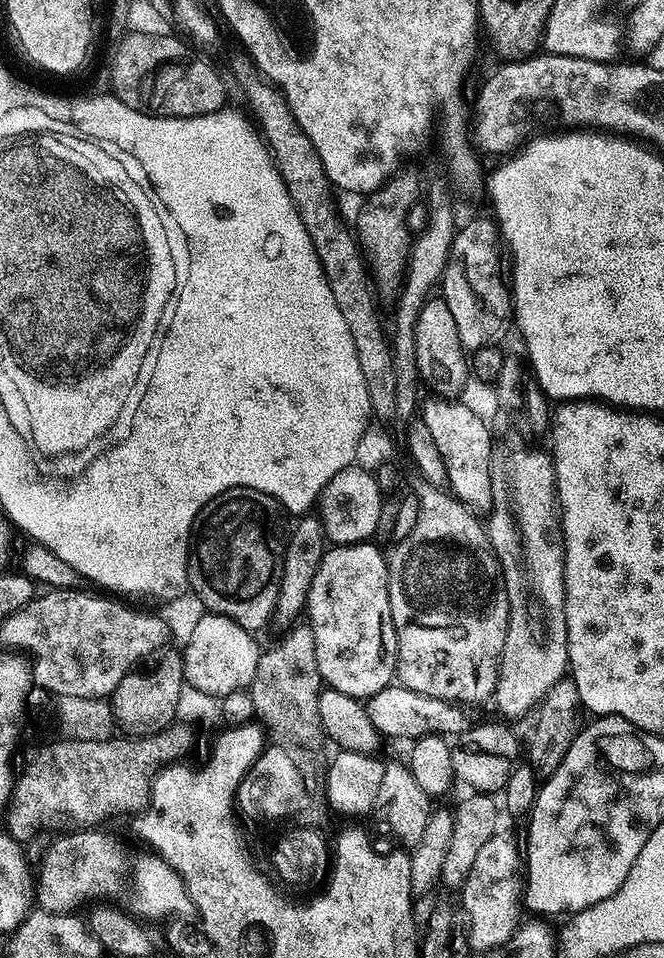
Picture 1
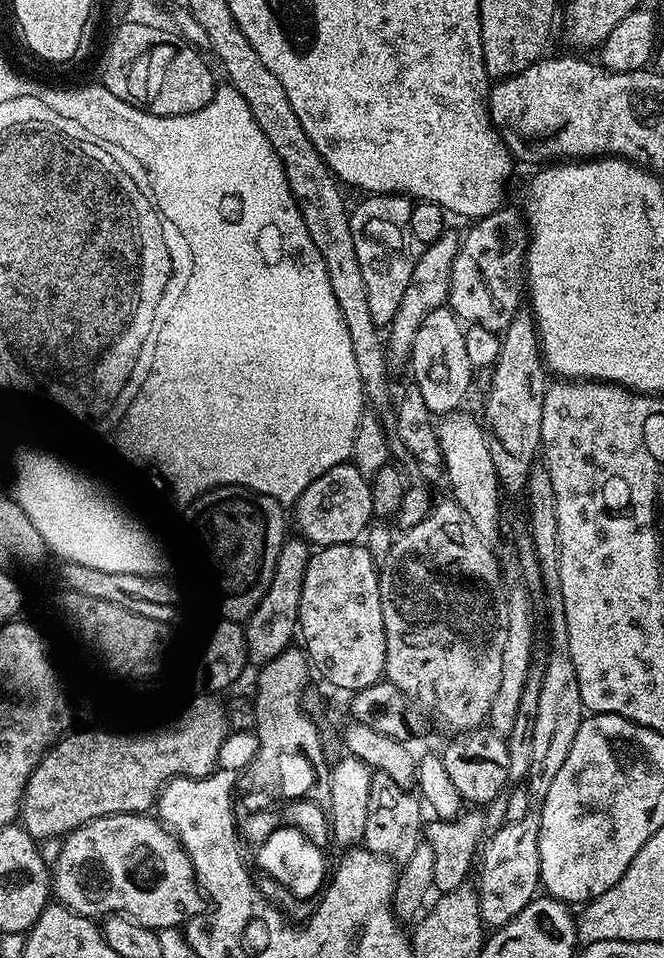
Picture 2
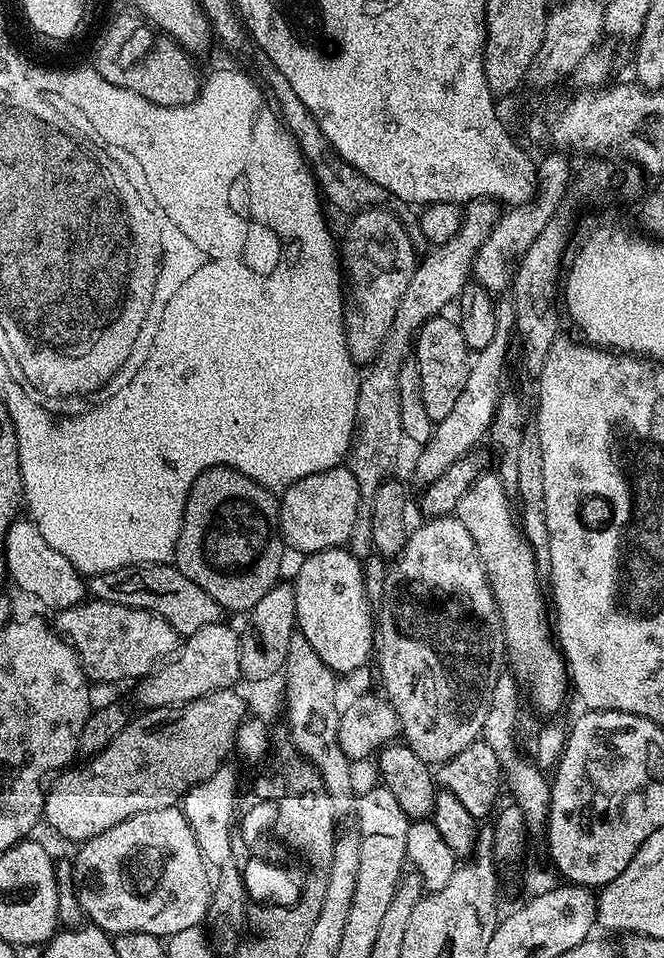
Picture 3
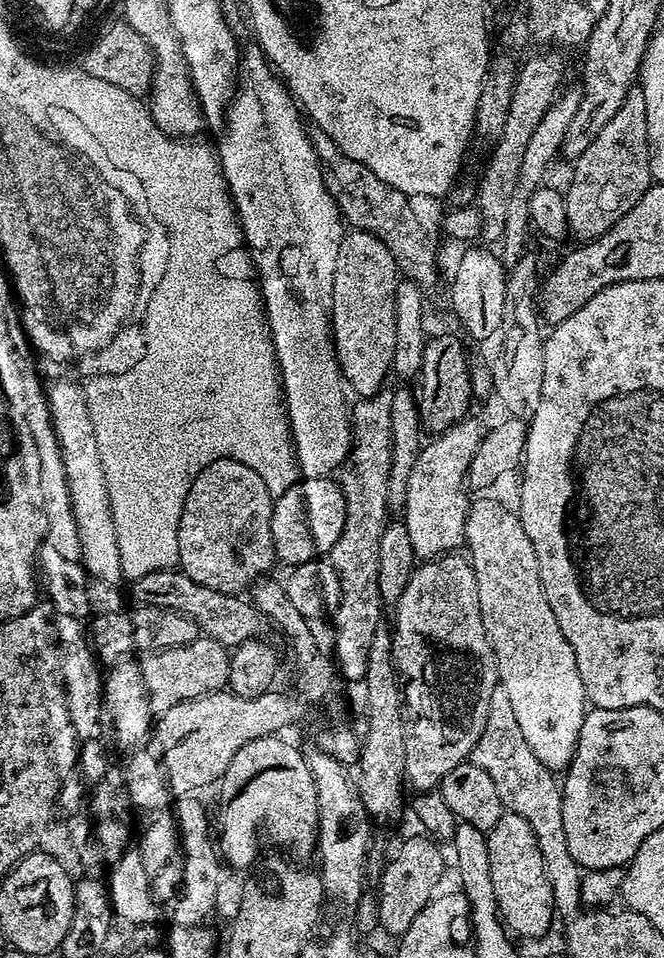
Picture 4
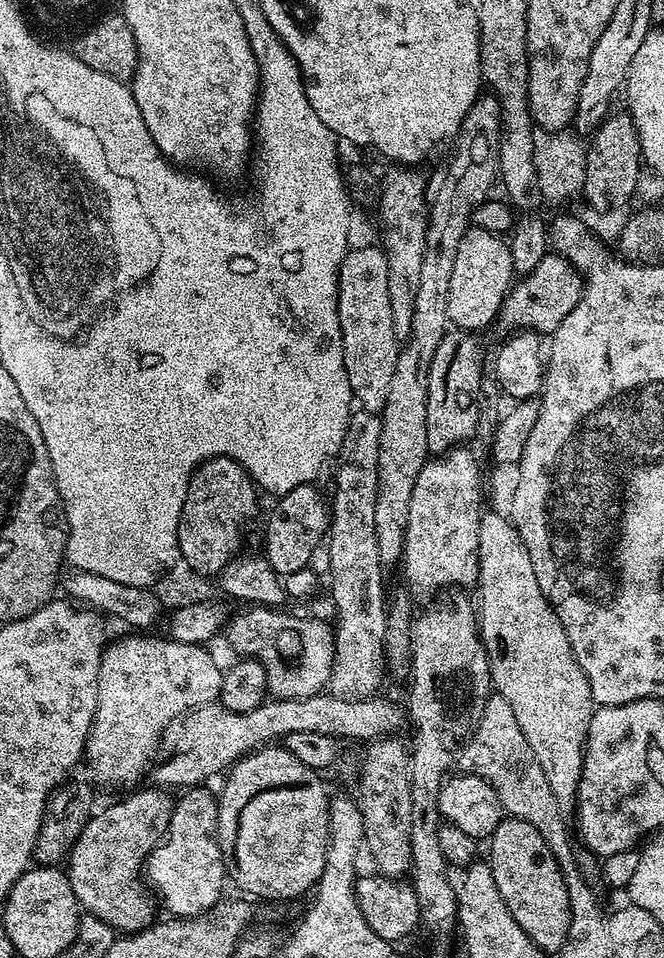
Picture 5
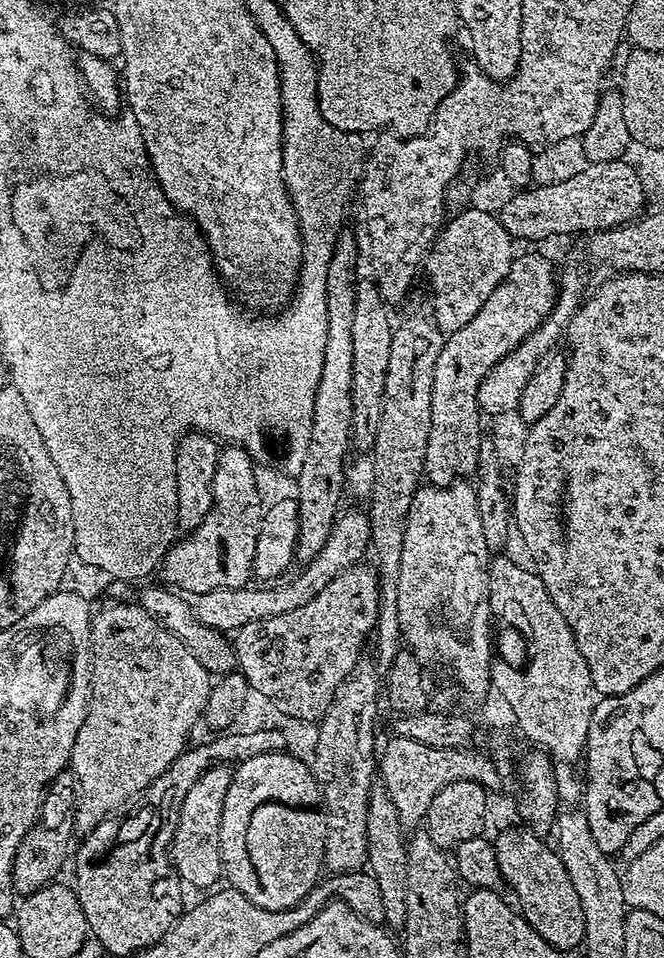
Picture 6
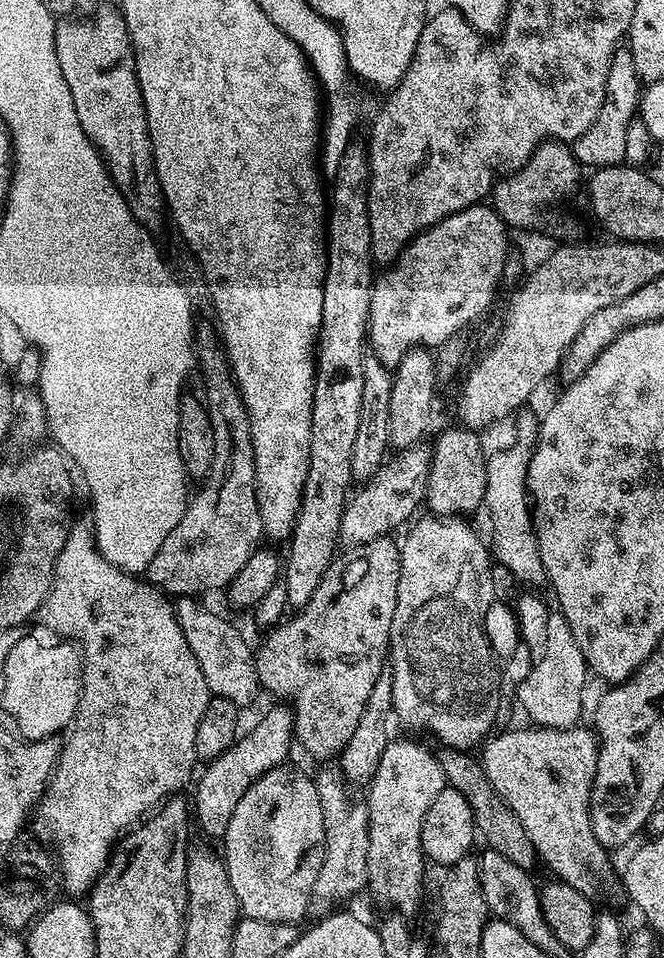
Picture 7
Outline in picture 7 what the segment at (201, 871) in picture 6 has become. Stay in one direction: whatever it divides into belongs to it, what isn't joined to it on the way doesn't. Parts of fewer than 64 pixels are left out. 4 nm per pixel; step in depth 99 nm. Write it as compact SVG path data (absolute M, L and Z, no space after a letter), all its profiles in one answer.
M280 702L277 705L277 708L270 709L248 733L245 731L237 735L235 742L221 756L211 761L205 767L208 769L201 774L200 781L196 784L196 820L206 835L223 837L226 826L234 814L234 806L238 806L242 794L246 794L246 790L250 790L250 786L255 780L262 778L262 774L266 774L272 768L281 767L287 761L284 759L287 758L292 744L294 748L294 717L287 703Z

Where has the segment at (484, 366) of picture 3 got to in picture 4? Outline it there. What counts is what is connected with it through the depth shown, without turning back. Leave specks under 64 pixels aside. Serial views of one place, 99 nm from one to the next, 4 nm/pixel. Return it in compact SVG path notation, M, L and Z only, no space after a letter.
M465 418L457 422L452 428L439 433L435 438L421 447L416 455L414 470L410 470L410 482L406 486L406 502L402 509L402 521L409 532L410 545L413 554L421 561L434 560L437 556L451 553L465 543L464 531L466 530L466 518L470 507L470 492L466 487L468 482L468 467L472 456L478 450L482 427L473 418Z

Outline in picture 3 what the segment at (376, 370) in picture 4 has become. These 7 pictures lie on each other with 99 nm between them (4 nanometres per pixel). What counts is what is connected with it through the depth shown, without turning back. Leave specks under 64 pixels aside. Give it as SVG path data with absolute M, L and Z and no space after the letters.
M367 208L362 209L358 213L355 213L348 224L348 229L344 232L344 244L342 240L342 264L346 269L346 276L352 279L352 300L347 301L344 310L344 337L346 338L346 346L350 350L352 360L358 366L364 366L371 363L375 359L378 350L381 348L382 342L385 340L385 336L388 333L388 328L393 325L395 311L398 310L398 304L402 300L403 291L409 286L410 278L413 276L413 270L416 268L418 263L418 255L414 250L414 246L403 226L403 224L390 212L386 211L386 208Z

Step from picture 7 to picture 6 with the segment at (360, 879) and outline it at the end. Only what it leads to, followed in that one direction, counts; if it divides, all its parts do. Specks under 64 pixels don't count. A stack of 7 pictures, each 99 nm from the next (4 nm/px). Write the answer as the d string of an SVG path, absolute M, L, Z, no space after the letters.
M361 671L359 674L353 675L351 678L345 680L343 687L336 693L336 698L328 707L327 712L324 713L322 719L319 721L320 733L316 736L316 753L310 759L310 767L316 776L316 781L320 787L320 793L324 795L324 807L328 813L328 837L326 838L326 846L324 847L324 868L329 873L339 874L341 872L358 872L361 871L368 864L368 840L367 840L367 814L368 803L372 800L374 795L374 788L372 788L372 779L376 780L378 776L378 744L376 748L376 728L372 723L376 720L376 695L381 695L382 684L375 680L370 673Z

